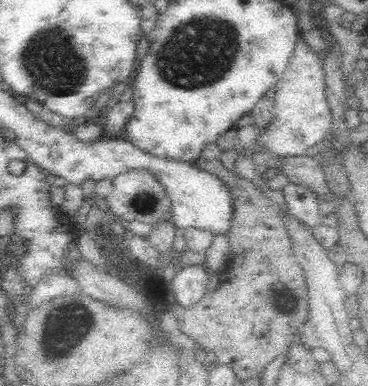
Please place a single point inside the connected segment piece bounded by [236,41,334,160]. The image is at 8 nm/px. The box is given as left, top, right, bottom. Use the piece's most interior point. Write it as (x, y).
(301, 116)

